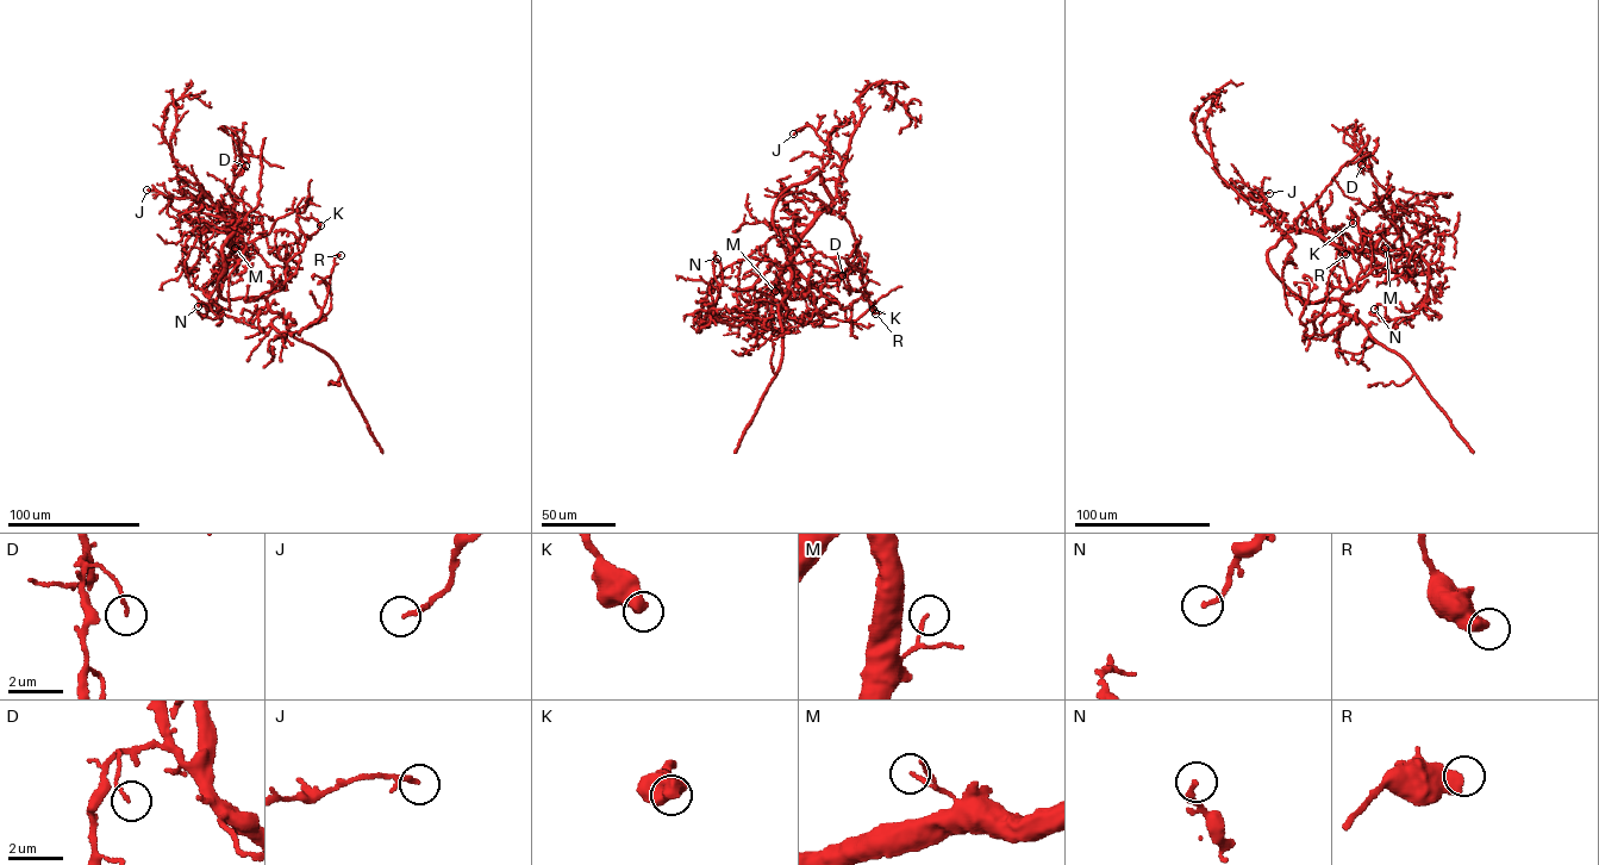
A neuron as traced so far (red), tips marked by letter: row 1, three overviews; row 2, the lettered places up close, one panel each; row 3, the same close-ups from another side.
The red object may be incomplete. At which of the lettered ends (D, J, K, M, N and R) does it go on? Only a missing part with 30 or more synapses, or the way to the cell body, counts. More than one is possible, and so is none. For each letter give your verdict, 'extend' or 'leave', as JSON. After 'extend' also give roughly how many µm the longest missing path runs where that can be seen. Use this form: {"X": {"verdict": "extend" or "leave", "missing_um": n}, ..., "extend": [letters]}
{"D": {"verdict": "leave"}, "J": {"verdict": "leave"}, "K": {"verdict": "leave"}, "M": {"verdict": "leave"}, "N": {"verdict": "leave"}, "R": {"verdict": "leave"}, "extend": []}

